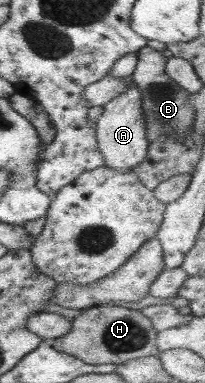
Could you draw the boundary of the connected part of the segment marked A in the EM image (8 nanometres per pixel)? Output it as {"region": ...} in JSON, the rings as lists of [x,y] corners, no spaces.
{"region":[[[134,83],[129,89],[118,93],[103,106],[95,126],[97,145],[105,160],[105,167],[115,171],[132,170],[147,155],[149,140],[142,110],[141,92]]]}

